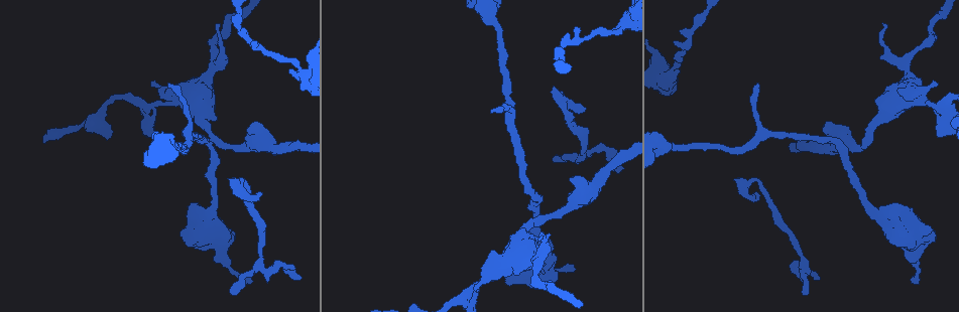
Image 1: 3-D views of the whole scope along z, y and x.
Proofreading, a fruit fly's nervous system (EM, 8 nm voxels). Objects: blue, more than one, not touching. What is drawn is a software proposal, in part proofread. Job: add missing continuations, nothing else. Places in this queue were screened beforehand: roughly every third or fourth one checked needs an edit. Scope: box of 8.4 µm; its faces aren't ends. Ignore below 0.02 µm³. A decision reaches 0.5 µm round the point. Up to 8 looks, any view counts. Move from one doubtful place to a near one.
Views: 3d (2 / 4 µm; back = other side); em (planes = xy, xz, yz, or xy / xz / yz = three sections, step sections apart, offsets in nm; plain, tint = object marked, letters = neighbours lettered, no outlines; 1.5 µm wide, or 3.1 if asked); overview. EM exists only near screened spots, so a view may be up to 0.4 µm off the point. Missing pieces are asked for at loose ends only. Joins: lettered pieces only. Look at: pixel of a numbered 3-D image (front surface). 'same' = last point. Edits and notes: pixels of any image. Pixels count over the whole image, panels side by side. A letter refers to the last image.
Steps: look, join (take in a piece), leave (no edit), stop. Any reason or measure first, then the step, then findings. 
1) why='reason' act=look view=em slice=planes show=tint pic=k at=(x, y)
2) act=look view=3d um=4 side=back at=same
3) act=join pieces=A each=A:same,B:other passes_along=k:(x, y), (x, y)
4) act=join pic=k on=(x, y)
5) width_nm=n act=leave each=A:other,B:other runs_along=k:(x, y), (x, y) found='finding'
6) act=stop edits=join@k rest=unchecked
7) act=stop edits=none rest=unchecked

why='free end' act=look view=3d um=2 pic=1 at=(918, 280)

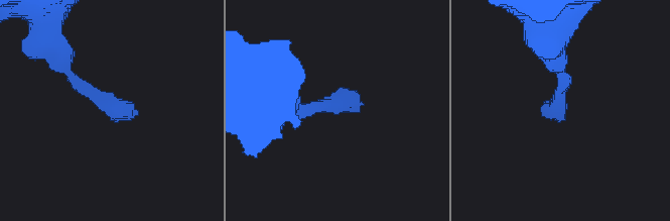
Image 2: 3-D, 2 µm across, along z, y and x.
why='need the tissue' act=look view=em slice=yz step=8 show=tint pic=2 at=(564, 112)

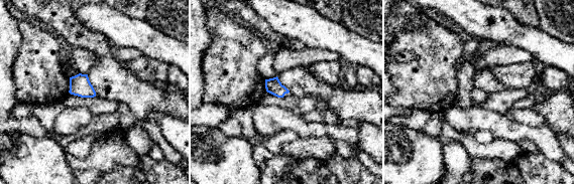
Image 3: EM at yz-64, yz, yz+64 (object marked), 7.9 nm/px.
why='another direction' act=look view=em slice=planes show=letters at=same

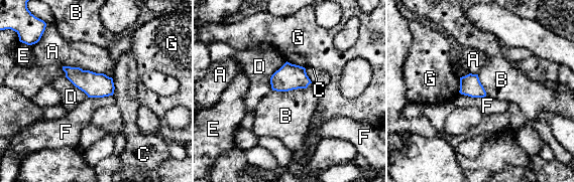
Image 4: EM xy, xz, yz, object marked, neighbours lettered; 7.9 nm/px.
act=leave each=A:other,B:other,C:other,D:other,E:other,F:other,G:other found='no lettered piece goes on from it'

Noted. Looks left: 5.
why='thin end' act=look view=3d um=2 pic=1 at=(558, 158)

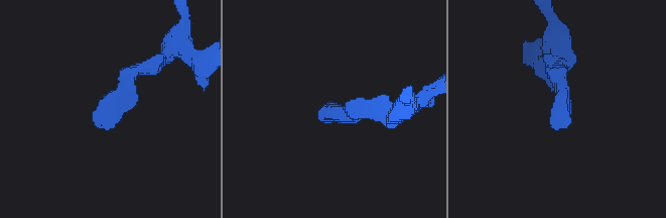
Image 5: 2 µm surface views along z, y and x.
act=look view=em slice=planes show=tint pic=5 at=(332, 111)

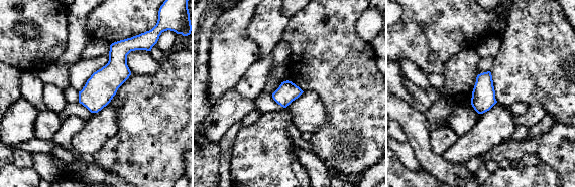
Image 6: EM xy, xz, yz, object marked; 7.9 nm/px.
act=look view=em slice=planes show=letters at=same

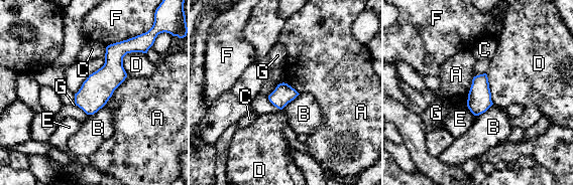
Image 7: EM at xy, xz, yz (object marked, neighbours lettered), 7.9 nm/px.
act=leave each=A:other,B:other,C:other,D:other,E:other,F:other,G:other found='none of them fits'

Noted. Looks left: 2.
act=stop edits=none rest=unchecked

